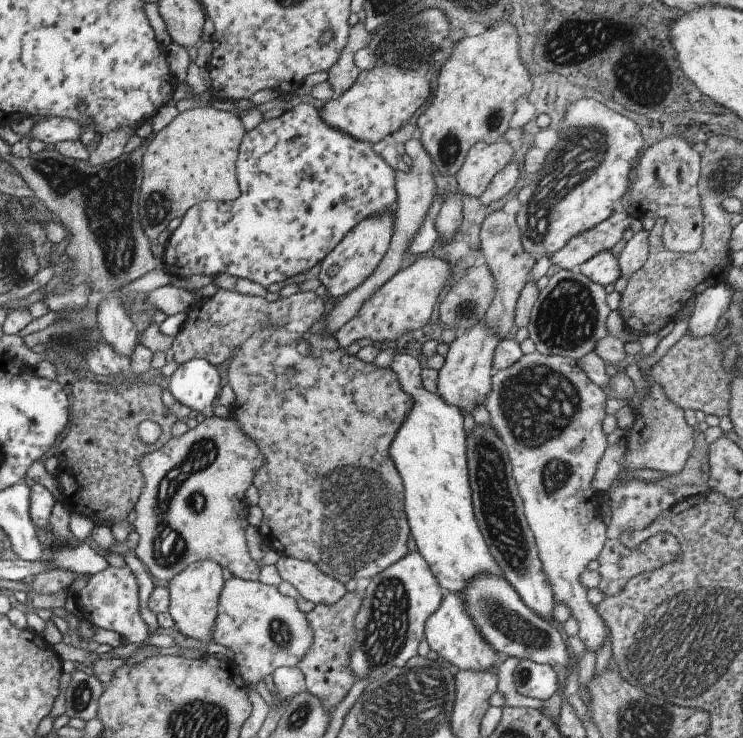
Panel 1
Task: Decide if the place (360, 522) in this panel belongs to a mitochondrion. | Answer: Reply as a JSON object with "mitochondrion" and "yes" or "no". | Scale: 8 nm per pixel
{"mitochondrion":"yes"}

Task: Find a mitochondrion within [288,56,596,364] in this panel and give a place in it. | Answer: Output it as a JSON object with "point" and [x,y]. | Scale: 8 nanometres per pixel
{"point":[449,143]}

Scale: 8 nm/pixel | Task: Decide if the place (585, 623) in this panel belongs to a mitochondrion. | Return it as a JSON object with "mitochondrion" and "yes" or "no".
{"mitochondrion":"no"}

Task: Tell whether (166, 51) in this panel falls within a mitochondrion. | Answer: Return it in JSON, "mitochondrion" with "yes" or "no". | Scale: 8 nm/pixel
{"mitochondrion":"no"}

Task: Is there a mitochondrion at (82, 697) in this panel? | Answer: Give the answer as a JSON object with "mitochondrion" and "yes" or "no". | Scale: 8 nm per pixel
{"mitochondrion":"yes"}

